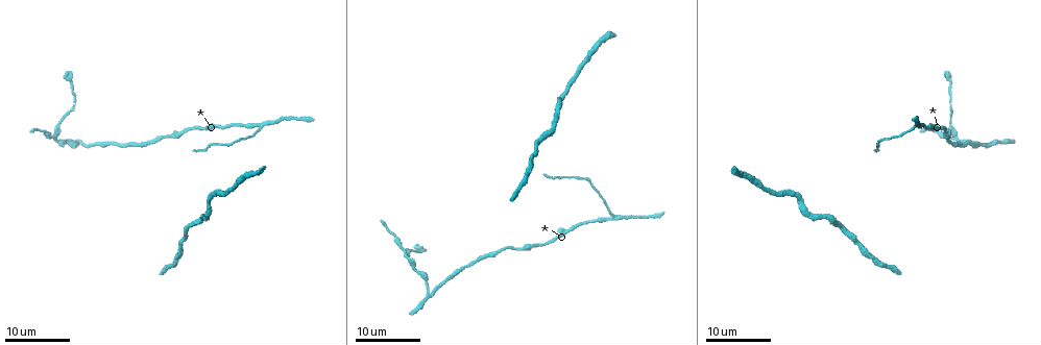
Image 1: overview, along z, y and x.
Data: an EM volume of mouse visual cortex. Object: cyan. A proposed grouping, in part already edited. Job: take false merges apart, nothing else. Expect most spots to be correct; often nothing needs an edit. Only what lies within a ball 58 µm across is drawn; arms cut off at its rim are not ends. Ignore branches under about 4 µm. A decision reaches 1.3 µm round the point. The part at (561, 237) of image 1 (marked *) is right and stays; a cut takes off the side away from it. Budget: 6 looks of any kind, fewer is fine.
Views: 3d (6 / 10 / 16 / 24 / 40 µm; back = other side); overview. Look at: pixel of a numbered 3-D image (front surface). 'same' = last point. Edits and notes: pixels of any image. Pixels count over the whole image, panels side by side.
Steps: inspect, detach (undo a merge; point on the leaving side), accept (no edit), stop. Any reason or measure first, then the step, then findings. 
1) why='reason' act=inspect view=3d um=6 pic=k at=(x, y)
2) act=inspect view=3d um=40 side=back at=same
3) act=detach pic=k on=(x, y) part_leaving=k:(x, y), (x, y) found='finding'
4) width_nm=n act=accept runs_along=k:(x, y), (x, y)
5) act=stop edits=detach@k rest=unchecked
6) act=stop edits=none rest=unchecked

why='thick turns thin' act=inspect view=3d um=16 pic=1 at=(425, 279)

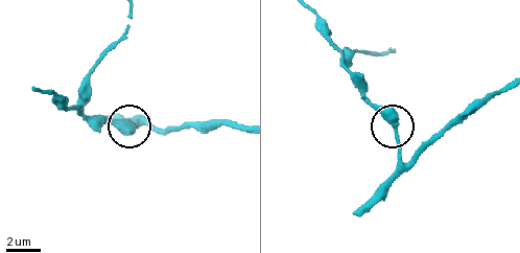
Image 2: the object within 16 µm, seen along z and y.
act=inspect view=3d um=6 pic=2 at=(393, 124)

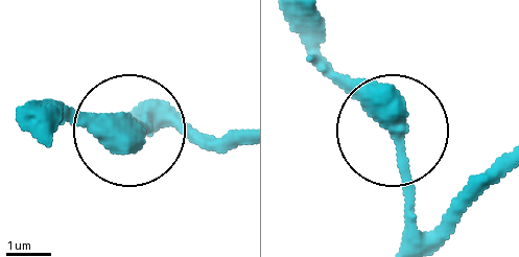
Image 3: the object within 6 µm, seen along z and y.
width_nm=410 act=accept found='all the same neuron'

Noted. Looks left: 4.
why='arms part here' act=inspect view=3d um=16 pic=1 at=(57, 134)

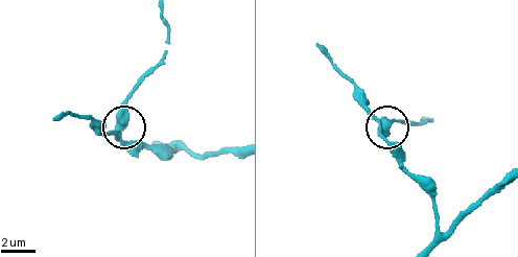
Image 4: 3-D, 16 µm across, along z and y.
act=inspect view=3d um=6 pic=4 at=(119, 126)

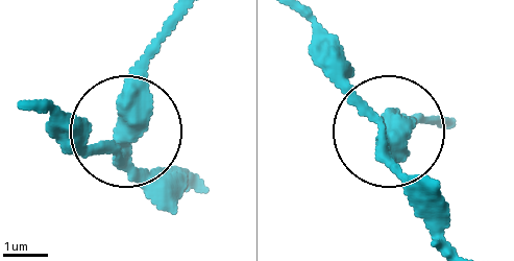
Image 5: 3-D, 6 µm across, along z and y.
width_nm=450 act=accept runs_along=5:(451, 240), (399, 173), (362, 95), (320, 53) found='one neuron here'

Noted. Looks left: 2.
act=inspect view=3d um=24 pic=1 at=(831, 222)

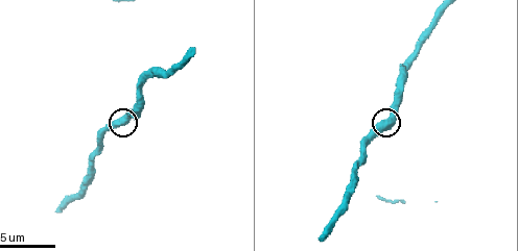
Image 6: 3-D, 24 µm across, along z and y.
act=inspect view=3d um=10 pic=6 at=(382, 123)

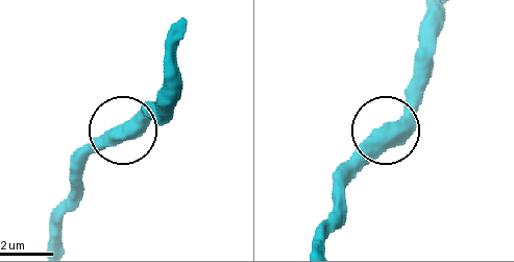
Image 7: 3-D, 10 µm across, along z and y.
side_arm_um=15 act=accept found='continuous, no second neuron'

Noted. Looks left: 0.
act=stop edits=none rest=unchecked

